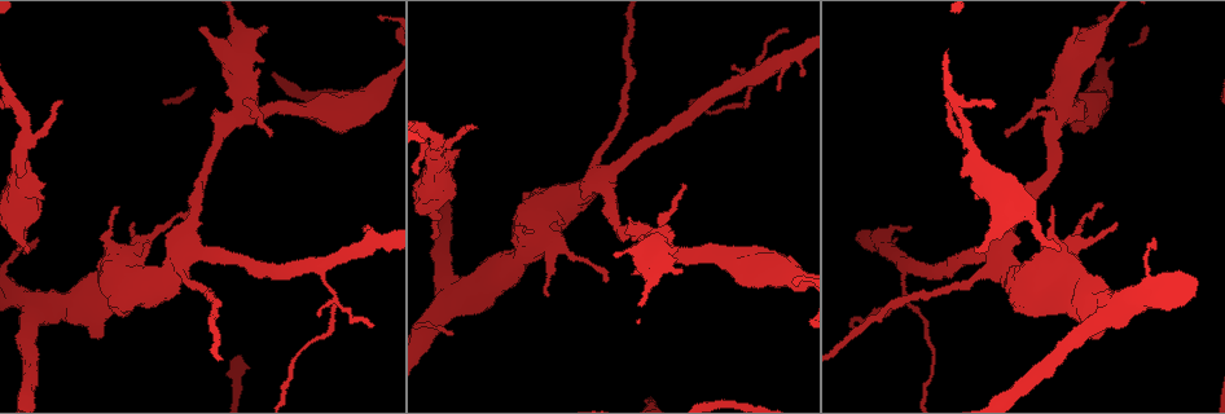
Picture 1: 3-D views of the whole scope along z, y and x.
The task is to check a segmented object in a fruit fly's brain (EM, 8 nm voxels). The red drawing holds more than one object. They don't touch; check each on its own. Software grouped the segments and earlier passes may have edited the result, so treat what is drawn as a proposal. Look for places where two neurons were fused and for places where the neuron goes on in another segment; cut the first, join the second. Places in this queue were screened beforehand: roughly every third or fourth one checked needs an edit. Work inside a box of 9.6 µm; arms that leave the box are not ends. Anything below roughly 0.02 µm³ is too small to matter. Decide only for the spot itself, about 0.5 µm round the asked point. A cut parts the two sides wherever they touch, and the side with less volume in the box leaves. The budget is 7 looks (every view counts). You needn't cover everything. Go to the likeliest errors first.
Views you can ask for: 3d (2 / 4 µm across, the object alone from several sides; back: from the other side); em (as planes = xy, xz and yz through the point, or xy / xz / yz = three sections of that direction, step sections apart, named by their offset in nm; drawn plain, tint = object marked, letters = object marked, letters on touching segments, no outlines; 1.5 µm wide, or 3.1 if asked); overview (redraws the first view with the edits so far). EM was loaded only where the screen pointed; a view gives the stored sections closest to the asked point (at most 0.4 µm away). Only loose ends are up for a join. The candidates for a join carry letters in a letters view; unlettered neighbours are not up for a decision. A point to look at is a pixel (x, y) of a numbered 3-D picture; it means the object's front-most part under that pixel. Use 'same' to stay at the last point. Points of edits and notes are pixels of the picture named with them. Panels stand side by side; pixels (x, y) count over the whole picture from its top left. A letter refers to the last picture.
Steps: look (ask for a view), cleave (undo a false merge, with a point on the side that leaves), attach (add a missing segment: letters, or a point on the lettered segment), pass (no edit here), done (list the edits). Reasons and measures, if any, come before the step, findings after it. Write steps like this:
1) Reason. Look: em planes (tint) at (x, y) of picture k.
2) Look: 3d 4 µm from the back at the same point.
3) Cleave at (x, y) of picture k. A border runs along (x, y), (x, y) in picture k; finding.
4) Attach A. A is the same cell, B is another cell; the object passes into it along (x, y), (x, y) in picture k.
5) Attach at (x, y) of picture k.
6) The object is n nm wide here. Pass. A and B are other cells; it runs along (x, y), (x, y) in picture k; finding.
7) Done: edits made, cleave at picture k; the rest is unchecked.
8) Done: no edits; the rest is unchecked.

Free end. Look: 3d 2 µm at (432, 235) of picture 1.

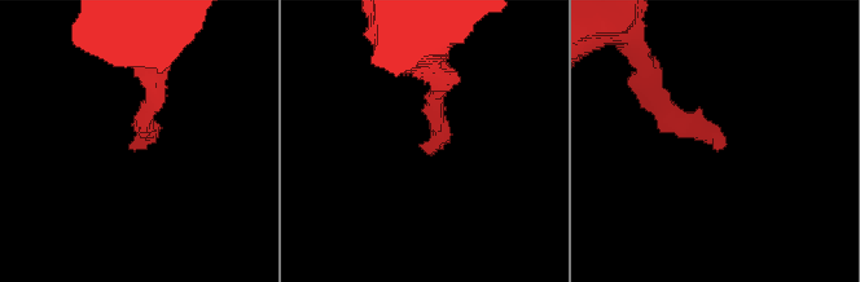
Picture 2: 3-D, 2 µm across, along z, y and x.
Shape alone is not enough. Look: em yz step 8 (tint) at (132, 146) of picture 2.

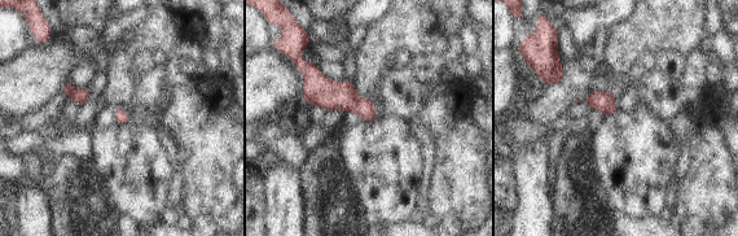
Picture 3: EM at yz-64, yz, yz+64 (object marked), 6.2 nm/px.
Cut it another way. Look: em planes (letters) at the same point.

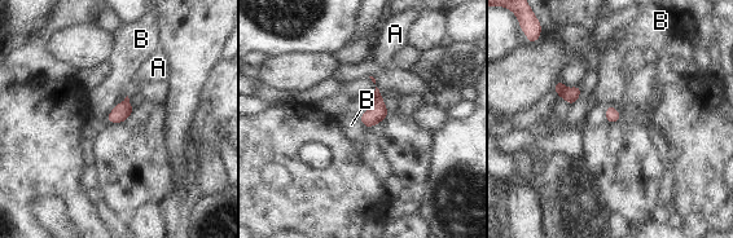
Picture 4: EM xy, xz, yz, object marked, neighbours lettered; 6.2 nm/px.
Pass. A and B are other cells; no lettered segment goes on from it.

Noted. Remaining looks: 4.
Stops while still wide. Look: em xy step 8 (letters) at (1095, 338) of picture 1.

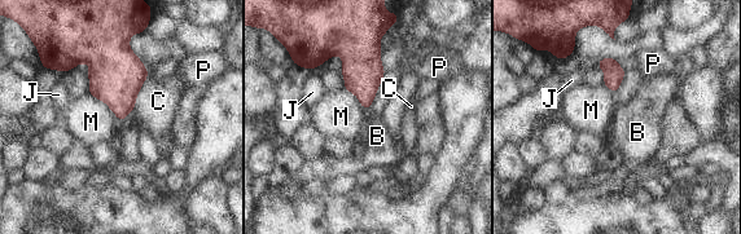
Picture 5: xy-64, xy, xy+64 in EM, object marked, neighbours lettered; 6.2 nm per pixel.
Look: em planes (letters) at the same point.

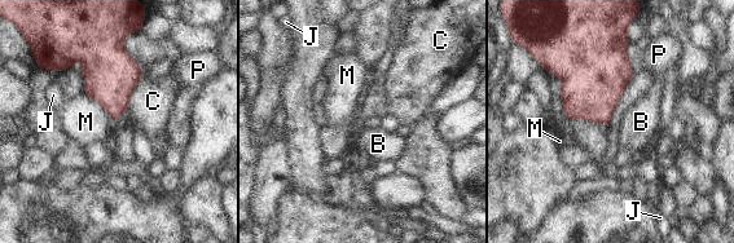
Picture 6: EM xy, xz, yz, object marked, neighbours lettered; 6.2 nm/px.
Pass. B, C, J, M and P are other cells; no lettered segment goes on from it.

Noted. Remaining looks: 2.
Arms part here. Look: em planes (letters) at (905, 270) of picture 1.

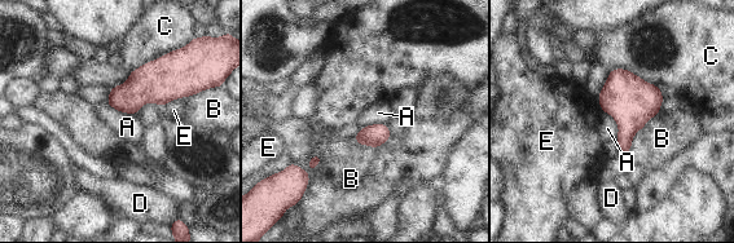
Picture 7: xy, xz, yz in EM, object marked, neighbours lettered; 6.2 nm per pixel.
Pass. A, B, C, D and E are other cells; a border runs along (290, 162), (308, 175), (299, 199) in picture 7; one neuron here.

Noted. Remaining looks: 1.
Done: no edits; the rest is unchecked.

